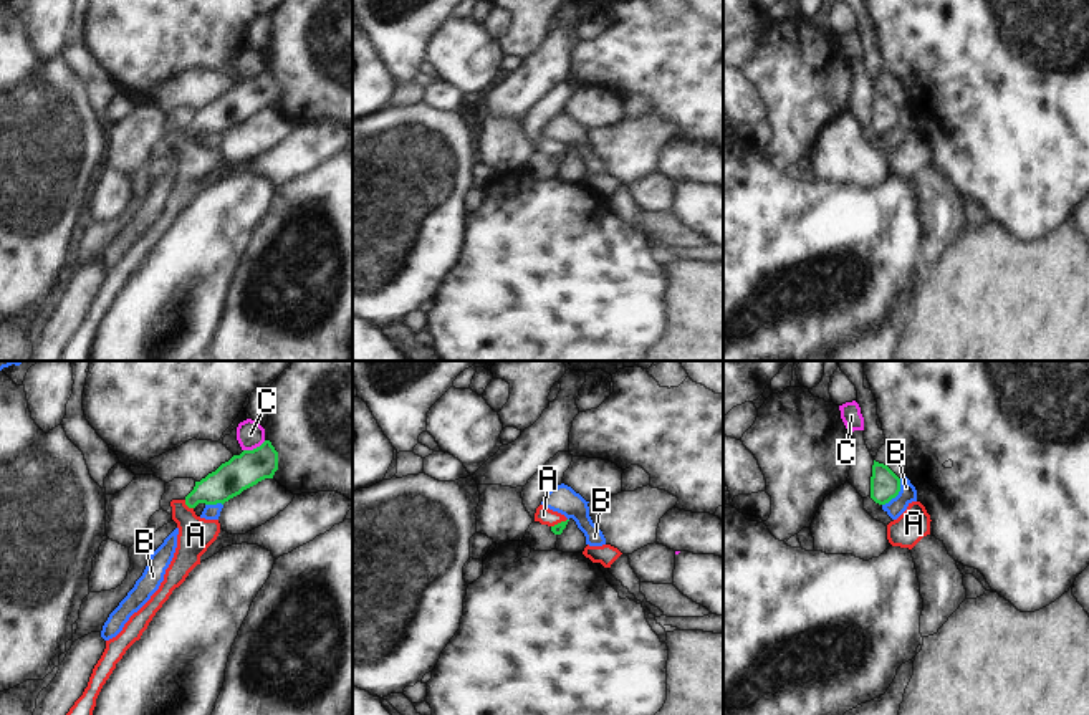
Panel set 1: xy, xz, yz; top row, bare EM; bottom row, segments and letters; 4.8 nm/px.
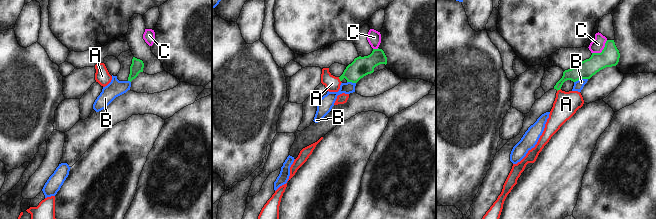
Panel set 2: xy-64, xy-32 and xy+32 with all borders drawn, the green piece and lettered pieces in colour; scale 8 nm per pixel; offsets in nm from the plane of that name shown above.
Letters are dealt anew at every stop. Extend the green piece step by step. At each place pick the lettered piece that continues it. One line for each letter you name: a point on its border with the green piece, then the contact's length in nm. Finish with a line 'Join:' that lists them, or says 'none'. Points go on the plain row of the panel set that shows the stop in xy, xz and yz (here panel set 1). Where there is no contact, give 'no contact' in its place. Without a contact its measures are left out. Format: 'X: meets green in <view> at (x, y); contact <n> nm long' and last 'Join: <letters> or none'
Join: none

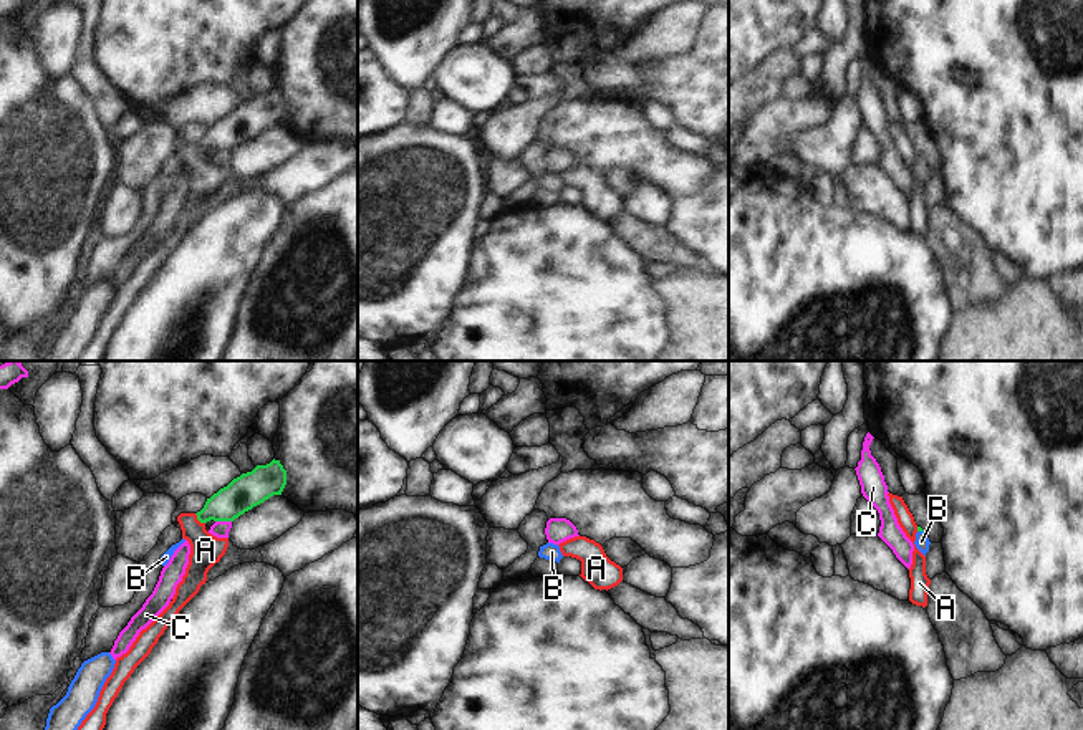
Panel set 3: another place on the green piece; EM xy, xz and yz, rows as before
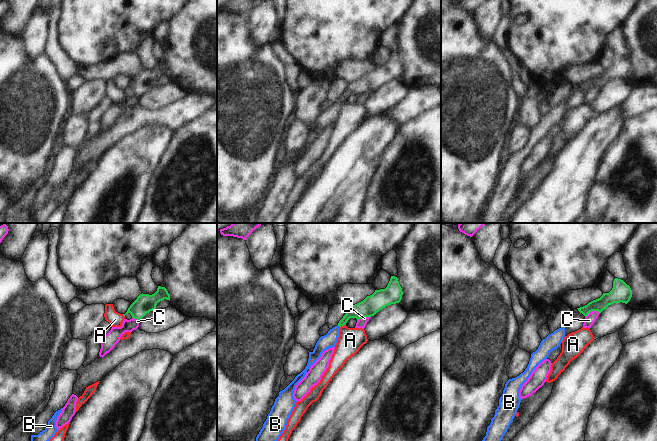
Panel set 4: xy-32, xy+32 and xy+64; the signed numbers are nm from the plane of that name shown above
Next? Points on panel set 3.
B: meets green in yz at (921, 159); contact 40 nm long
Join: B

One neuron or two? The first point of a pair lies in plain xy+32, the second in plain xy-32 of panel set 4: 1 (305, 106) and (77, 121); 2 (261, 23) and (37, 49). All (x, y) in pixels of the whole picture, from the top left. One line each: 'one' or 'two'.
1: two
2: one

